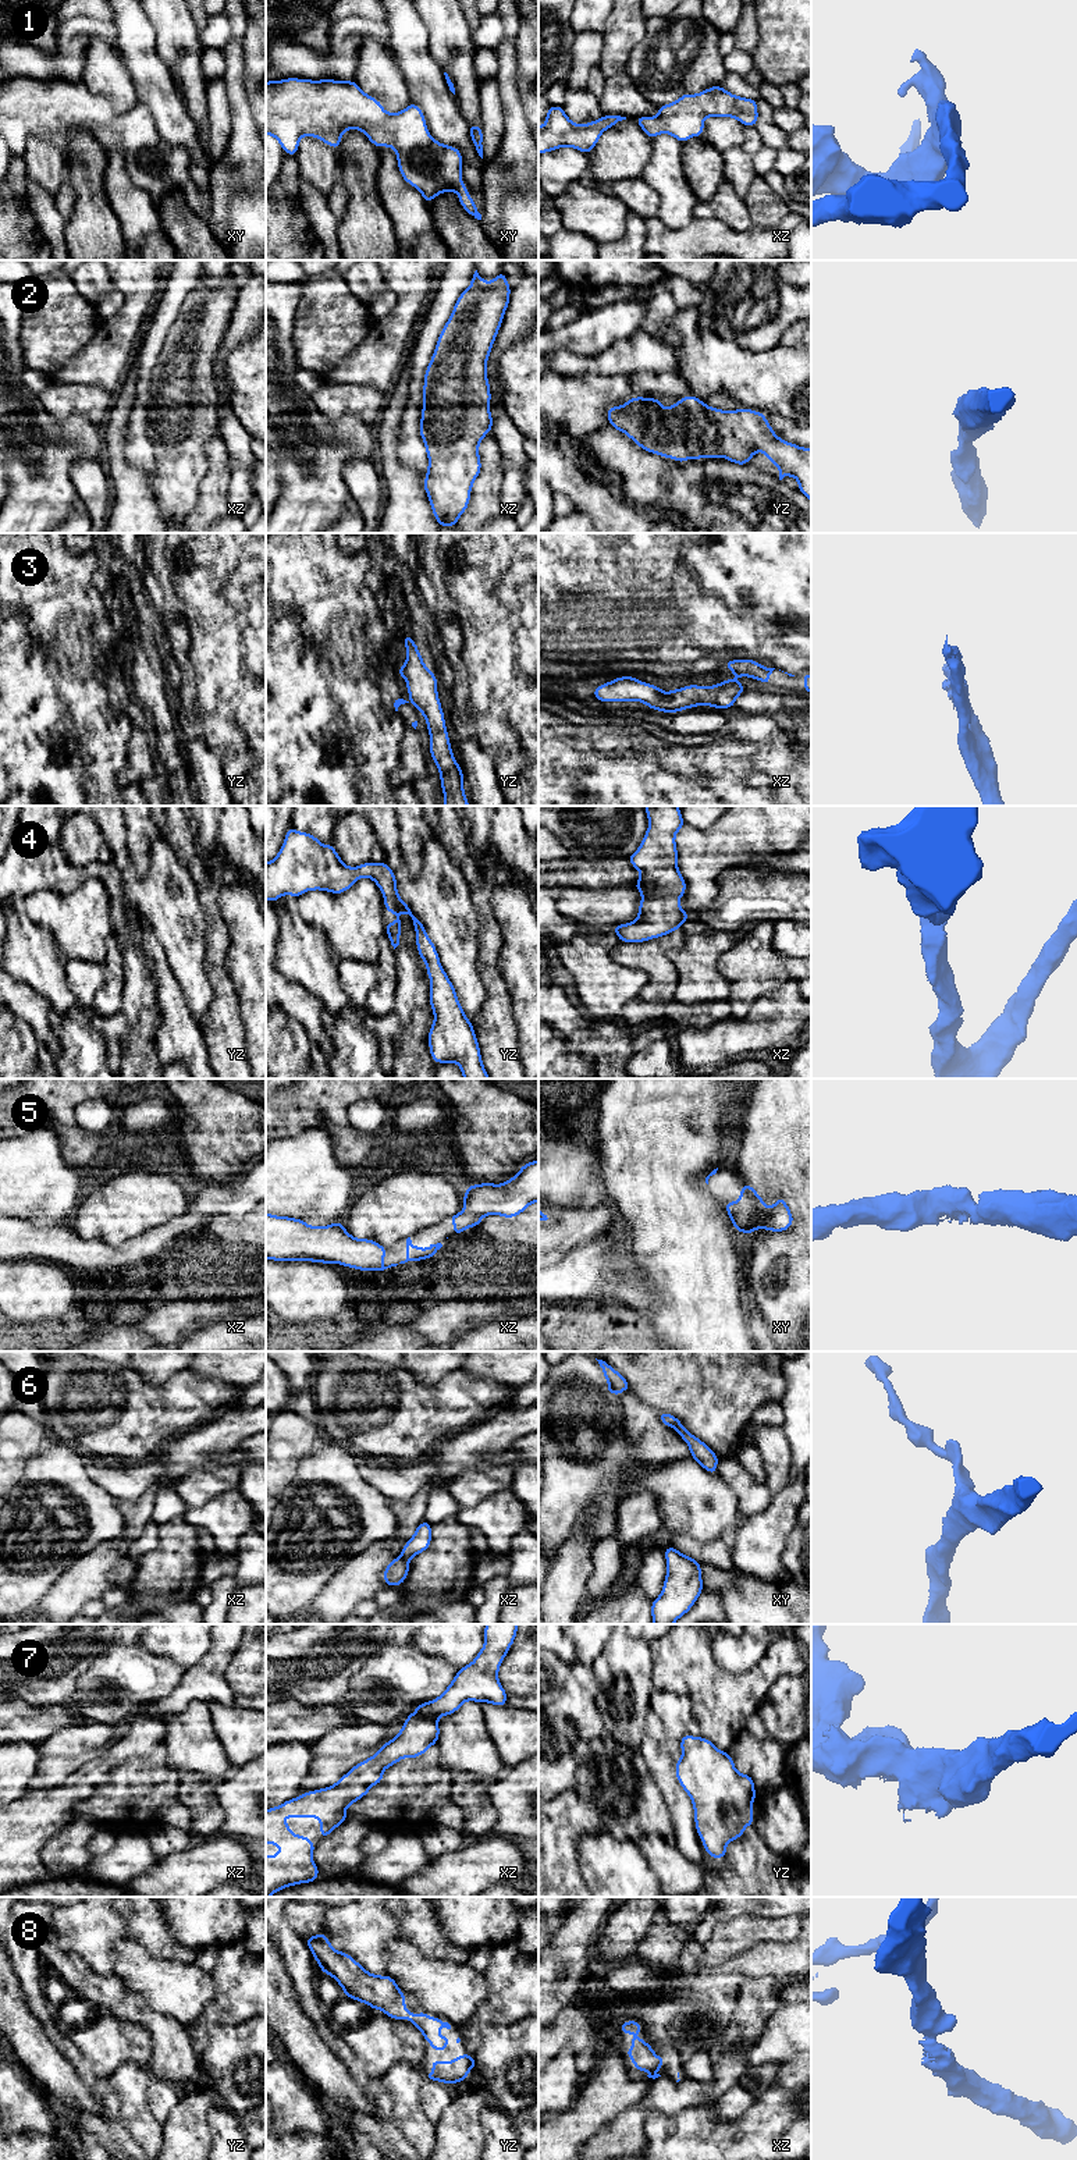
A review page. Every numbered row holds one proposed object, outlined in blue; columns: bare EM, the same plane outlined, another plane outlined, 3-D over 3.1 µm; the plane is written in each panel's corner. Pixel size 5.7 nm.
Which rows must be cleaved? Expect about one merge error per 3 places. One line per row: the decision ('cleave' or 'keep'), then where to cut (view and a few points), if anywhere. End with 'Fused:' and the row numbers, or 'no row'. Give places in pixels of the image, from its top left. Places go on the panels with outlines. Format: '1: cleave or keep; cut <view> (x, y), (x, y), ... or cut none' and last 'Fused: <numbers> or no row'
1: keep; cut none
2: keep; cut none
3: cleave; cut xz (729, 679), (725, 682)
4: keep; cut none
5: keep; cut none
6: cleave; cut xz (401, 1556), (408, 1562)
7: keep; cut none
8: keep; cut none
Fused: 3, 6

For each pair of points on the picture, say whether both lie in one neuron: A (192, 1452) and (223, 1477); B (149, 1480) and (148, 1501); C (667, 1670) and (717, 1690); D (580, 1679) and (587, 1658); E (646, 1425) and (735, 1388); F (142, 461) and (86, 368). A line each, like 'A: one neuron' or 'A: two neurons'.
A: two neurons
B: two neurons
C: one neuron
D: two neurons
E: two neurons
F: two neurons

